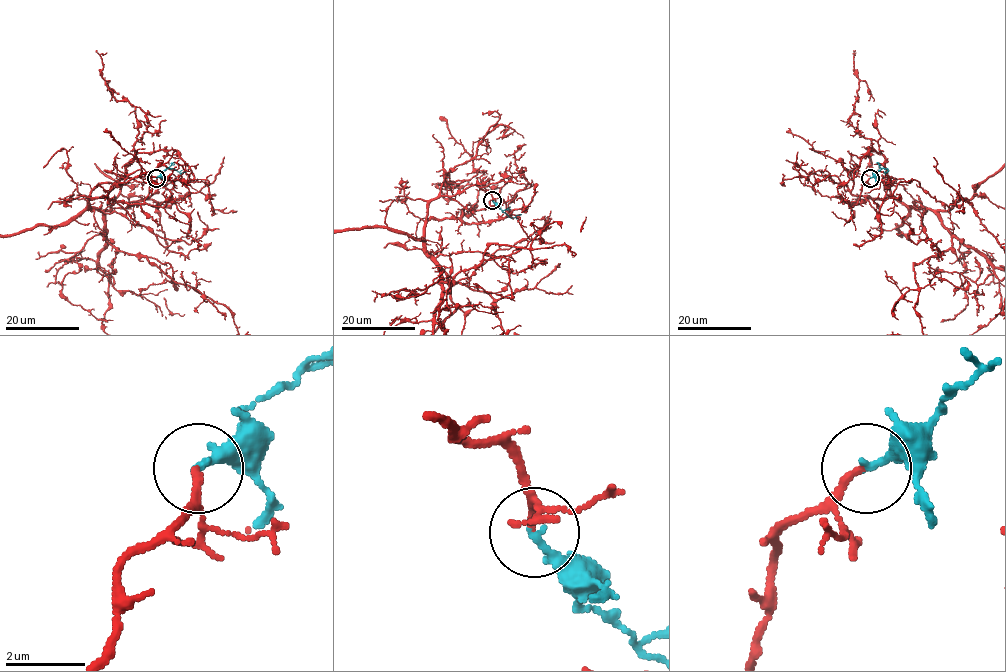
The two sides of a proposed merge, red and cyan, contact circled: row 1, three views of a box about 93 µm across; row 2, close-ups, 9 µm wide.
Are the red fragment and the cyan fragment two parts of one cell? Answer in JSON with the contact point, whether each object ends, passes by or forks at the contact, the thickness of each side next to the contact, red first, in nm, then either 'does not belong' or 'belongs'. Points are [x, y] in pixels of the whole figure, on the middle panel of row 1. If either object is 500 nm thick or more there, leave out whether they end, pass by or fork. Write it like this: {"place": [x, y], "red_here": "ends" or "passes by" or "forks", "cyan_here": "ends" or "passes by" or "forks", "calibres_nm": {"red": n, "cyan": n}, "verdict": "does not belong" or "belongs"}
{"place": [492, 200], "red_here": "ends", "cyan_here": "ends", "calibres_nm": {"red": 190, "cyan": 200}, "verdict": "belongs"}

